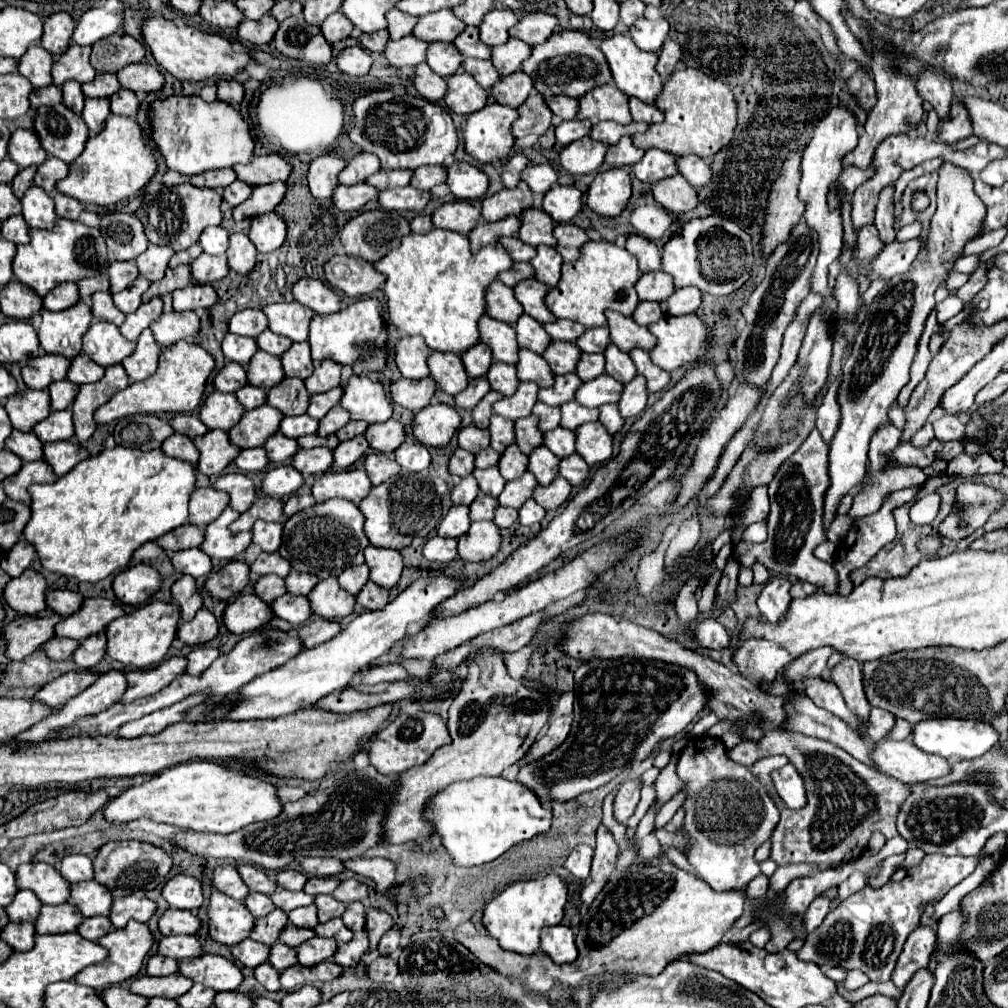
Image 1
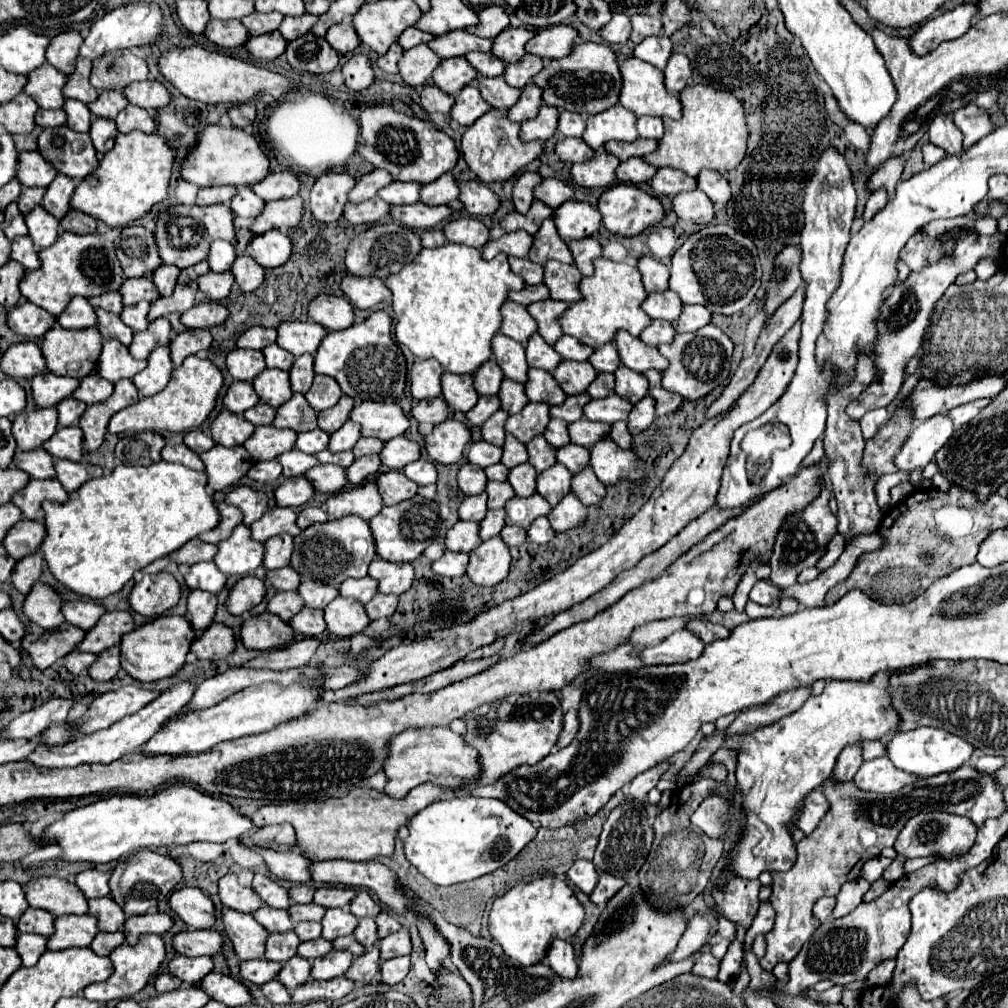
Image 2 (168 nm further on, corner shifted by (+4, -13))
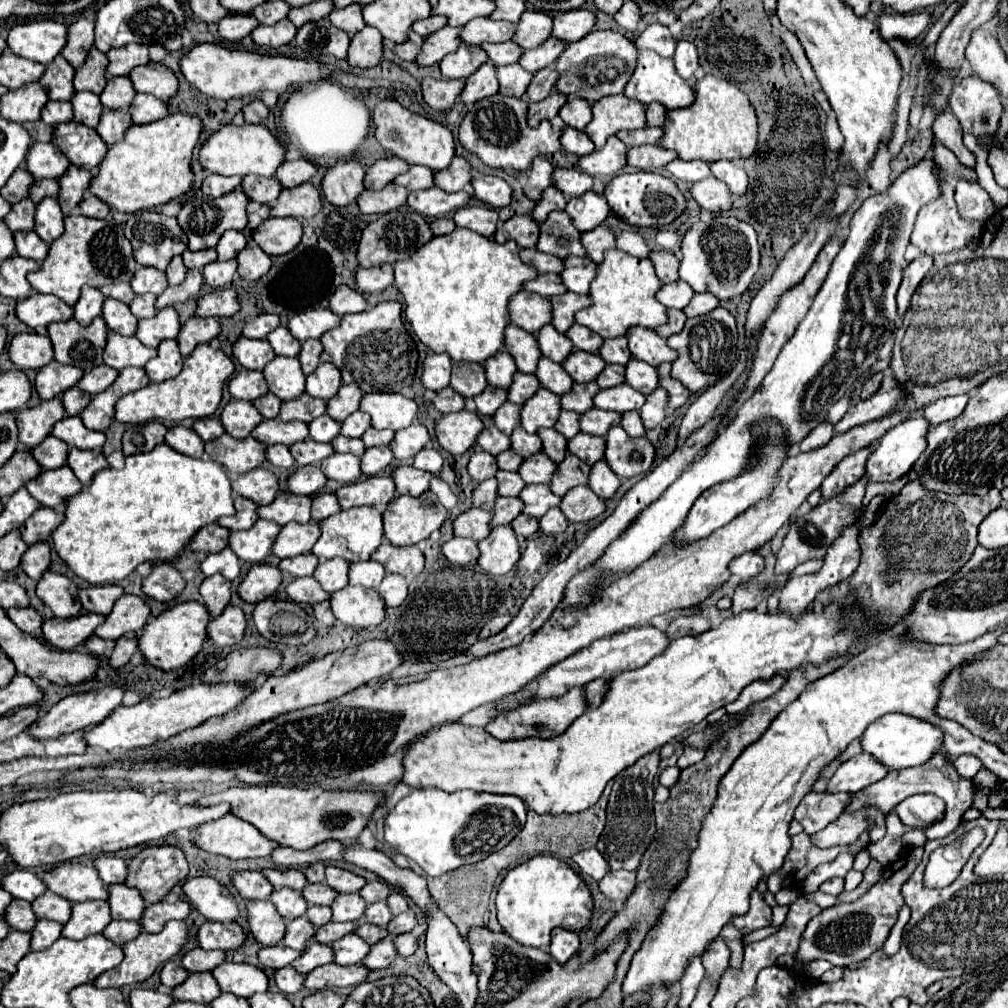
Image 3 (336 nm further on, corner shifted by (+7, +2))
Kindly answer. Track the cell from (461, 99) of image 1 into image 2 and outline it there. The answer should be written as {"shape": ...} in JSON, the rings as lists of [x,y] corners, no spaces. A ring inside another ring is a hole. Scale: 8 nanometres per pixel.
{"shape":[[[470,83],[468,87],[464,87],[458,95],[456,95],[456,107],[452,109],[450,117],[452,121],[456,121],[462,127],[472,125],[478,117],[482,117],[484,113],[488,113],[488,109],[492,109],[480,95],[478,83]]]}

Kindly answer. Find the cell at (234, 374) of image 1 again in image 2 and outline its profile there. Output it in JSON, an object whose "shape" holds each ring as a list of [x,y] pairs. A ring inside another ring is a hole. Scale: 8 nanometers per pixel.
{"shape":[[[234,381],[224,395],[224,407],[228,411],[240,413],[240,415],[258,403],[260,403],[260,397],[256,395],[254,385],[244,383],[244,381]]]}

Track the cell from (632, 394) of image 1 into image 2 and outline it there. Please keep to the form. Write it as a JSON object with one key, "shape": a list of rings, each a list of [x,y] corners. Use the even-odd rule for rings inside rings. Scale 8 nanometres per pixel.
{"shape":[[[646,395],[642,399],[642,403],[634,405],[632,415],[628,417],[628,429],[630,429],[632,435],[638,435],[638,433],[646,431],[654,423],[654,419],[656,419],[654,405],[656,405],[656,401],[650,395]]]}

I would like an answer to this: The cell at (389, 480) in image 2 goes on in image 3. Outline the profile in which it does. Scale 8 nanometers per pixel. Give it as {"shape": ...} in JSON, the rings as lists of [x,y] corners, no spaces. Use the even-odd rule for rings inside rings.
{"shape":[[[397,466],[393,470],[393,482],[397,484],[397,494],[419,496],[429,488],[431,478],[433,478],[433,474],[421,472],[413,466]]]}

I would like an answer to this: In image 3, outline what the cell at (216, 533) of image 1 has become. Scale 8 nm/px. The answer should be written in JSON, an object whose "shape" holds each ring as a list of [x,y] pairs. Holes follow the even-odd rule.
{"shape":[[[259,518],[257,524],[253,524],[253,528],[231,532],[227,546],[243,562],[257,564],[257,562],[263,562],[267,554],[271,554],[271,544],[273,544],[275,536],[279,534],[279,530],[281,530],[279,524]]]}

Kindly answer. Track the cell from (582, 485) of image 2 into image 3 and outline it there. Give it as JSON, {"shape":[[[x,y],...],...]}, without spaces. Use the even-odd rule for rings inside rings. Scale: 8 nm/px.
{"shape":[[[599,460],[597,464],[591,466],[591,472],[589,472],[589,484],[587,484],[599,498],[607,500],[611,498],[619,486],[621,486],[621,480],[609,470],[609,466],[605,464],[605,460]]]}

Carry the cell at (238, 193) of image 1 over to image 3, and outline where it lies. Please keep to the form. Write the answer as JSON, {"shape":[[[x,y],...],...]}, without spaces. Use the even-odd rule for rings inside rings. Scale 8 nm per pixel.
{"shape":[[[245,176],[241,188],[249,196],[249,200],[255,200],[259,204],[267,204],[275,200],[283,190],[275,178],[263,178],[263,176]]]}

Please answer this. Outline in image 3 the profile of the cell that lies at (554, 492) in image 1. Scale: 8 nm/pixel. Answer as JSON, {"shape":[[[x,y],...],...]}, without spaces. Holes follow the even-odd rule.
{"shape":[[[585,484],[571,488],[559,504],[563,516],[569,522],[589,522],[605,512],[605,502],[597,498],[595,492],[591,492]]]}

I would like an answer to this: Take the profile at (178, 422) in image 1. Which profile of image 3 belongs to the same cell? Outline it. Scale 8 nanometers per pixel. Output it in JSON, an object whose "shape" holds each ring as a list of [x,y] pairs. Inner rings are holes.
{"shape":[[[205,418],[205,420],[195,420],[193,422],[193,430],[205,440],[205,442],[209,442],[209,440],[215,440],[215,438],[219,438],[225,430],[223,430],[223,426],[221,426],[221,422],[219,420],[215,420],[215,418]]]}

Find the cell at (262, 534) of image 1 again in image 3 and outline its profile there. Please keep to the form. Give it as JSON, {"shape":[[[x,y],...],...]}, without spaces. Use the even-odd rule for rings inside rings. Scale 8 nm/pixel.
{"shape":[[[313,520],[307,524],[289,522],[277,534],[277,540],[273,542],[271,552],[279,558],[291,558],[297,554],[307,554],[307,552],[311,552],[317,538],[319,538],[319,524],[317,522],[313,522]]]}

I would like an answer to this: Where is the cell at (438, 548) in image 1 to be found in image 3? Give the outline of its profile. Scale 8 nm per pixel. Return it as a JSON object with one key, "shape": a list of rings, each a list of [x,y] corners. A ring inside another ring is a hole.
{"shape":[[[453,538],[449,542],[445,542],[441,546],[445,558],[451,564],[457,566],[465,566],[469,562],[475,562],[479,558],[479,550],[477,550],[477,542],[475,540],[465,540],[465,538]]]}

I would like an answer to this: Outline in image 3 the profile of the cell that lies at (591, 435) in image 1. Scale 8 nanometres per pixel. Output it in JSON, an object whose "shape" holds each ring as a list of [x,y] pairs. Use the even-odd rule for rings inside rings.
{"shape":[[[613,426],[605,436],[603,458],[619,478],[631,478],[651,468],[655,448],[645,436],[631,438],[621,426]]]}

